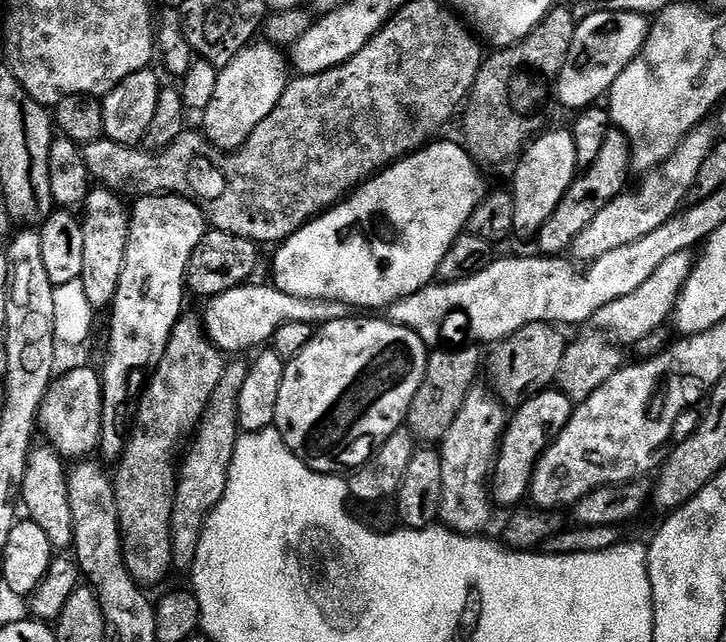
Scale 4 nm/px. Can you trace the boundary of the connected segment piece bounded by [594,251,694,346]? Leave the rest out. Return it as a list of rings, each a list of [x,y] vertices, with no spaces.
[[[687,251],[674,254],[674,258],[666,258],[666,262],[662,262],[662,266],[658,266],[658,270],[654,270],[654,274],[650,274],[650,278],[646,278],[646,282],[642,282],[638,290],[634,290],[634,294],[626,294],[626,298],[618,298],[618,302],[602,306],[602,310],[598,310],[594,317],[594,324],[601,328],[599,331],[611,337],[617,345],[634,346],[642,338],[646,338],[646,334],[663,329],[667,320],[669,323],[676,299],[679,298],[680,291],[692,272],[694,265],[692,255],[691,251]]]

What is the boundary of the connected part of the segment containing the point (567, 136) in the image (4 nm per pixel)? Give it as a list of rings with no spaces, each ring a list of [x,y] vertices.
[[[571,131],[547,132],[537,135],[523,149],[518,160],[520,165],[512,176],[512,185],[510,185],[514,202],[512,231],[517,237],[519,235],[535,237],[539,233],[540,227],[552,217],[558,202],[562,202],[566,190],[578,175],[574,138]]]

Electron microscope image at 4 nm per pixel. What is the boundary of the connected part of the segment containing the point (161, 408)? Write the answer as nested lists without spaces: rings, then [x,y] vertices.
[[[182,318],[174,326],[170,342],[140,400],[132,437],[127,437],[116,476],[114,472],[114,487],[124,564],[141,586],[160,584],[164,575],[173,571],[172,511],[176,501],[178,453],[186,437],[200,427],[210,394],[214,394],[214,386],[222,379],[225,363],[225,353],[208,340],[201,325]]]

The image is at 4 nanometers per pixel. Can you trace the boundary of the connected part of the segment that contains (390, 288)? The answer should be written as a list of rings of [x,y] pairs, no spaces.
[[[429,143],[427,146],[387,165],[383,170],[377,171],[375,175],[364,181],[359,188],[355,189],[347,198],[339,204],[327,209],[323,214],[303,224],[293,236],[288,237],[275,249],[276,257],[272,260],[272,276],[274,286],[294,298],[302,300],[326,300],[333,304],[342,304],[349,309],[352,308],[381,308],[387,309],[399,300],[405,300],[410,294],[429,287],[437,279],[436,271],[446,258],[450,246],[461,236],[468,227],[468,220],[474,214],[474,210],[483,202],[486,195],[484,188],[484,176],[481,165],[477,164],[463,143],[436,144]]]

